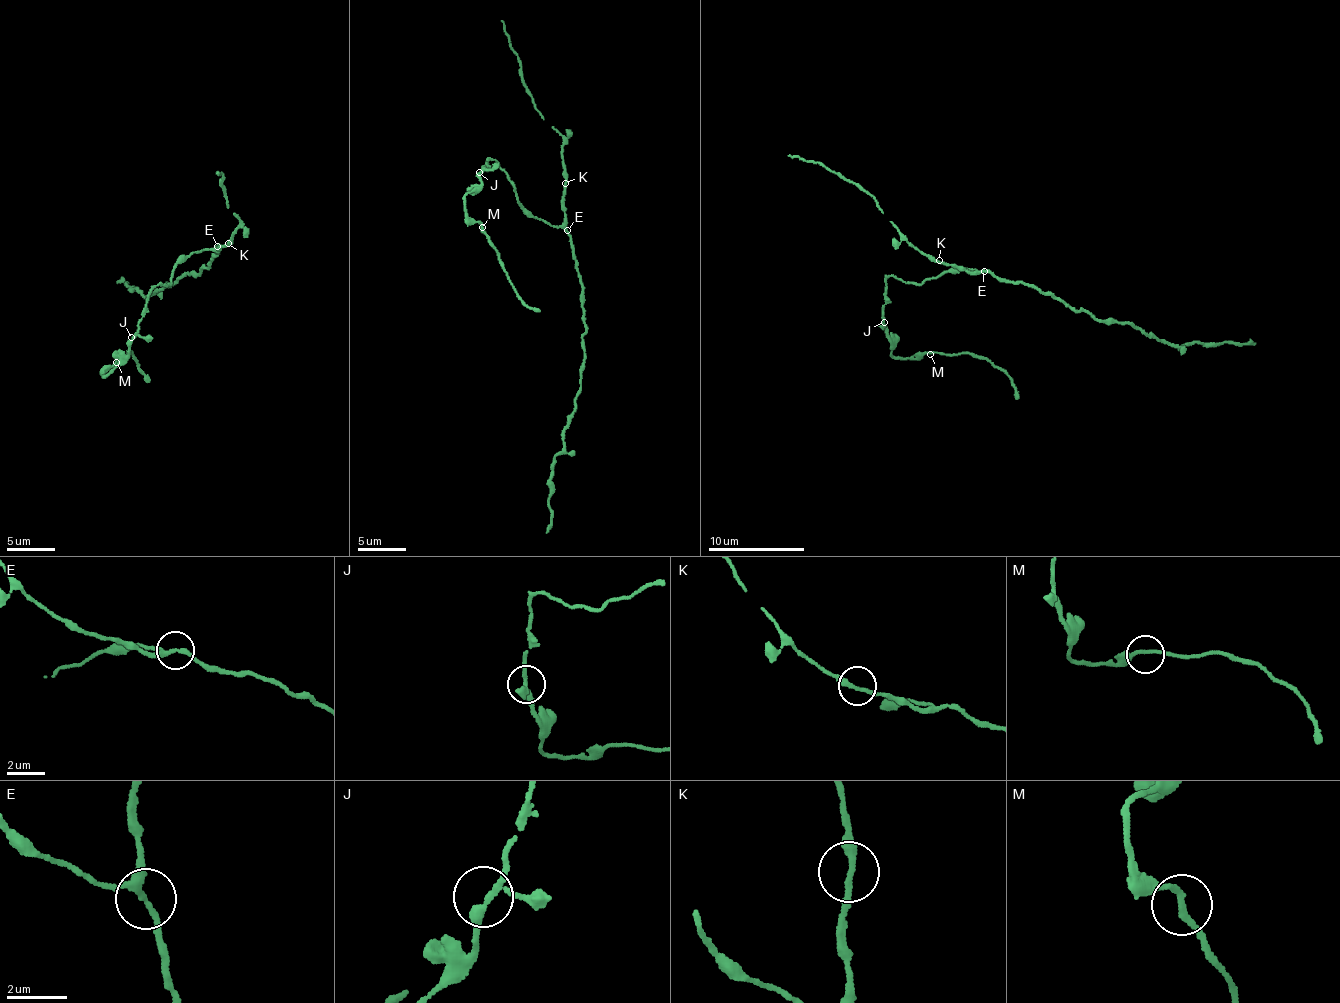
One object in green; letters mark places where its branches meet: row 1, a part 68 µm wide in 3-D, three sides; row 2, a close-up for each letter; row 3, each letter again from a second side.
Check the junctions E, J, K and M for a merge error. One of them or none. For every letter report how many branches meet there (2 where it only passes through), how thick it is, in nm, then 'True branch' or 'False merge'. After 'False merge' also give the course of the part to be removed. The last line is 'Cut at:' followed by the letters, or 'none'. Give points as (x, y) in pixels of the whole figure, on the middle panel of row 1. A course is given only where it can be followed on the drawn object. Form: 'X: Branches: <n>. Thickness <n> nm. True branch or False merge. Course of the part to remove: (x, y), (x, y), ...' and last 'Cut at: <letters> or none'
E: Branches: 3. Thickness 200 nm. True branch
J: Branches: 3. Thickness 190 nm. True branch
K: Branches: 2. Thickness 240 nm. True branch
M: Branches: 2. Thickness 190 nm. True branch
Cut at: none

